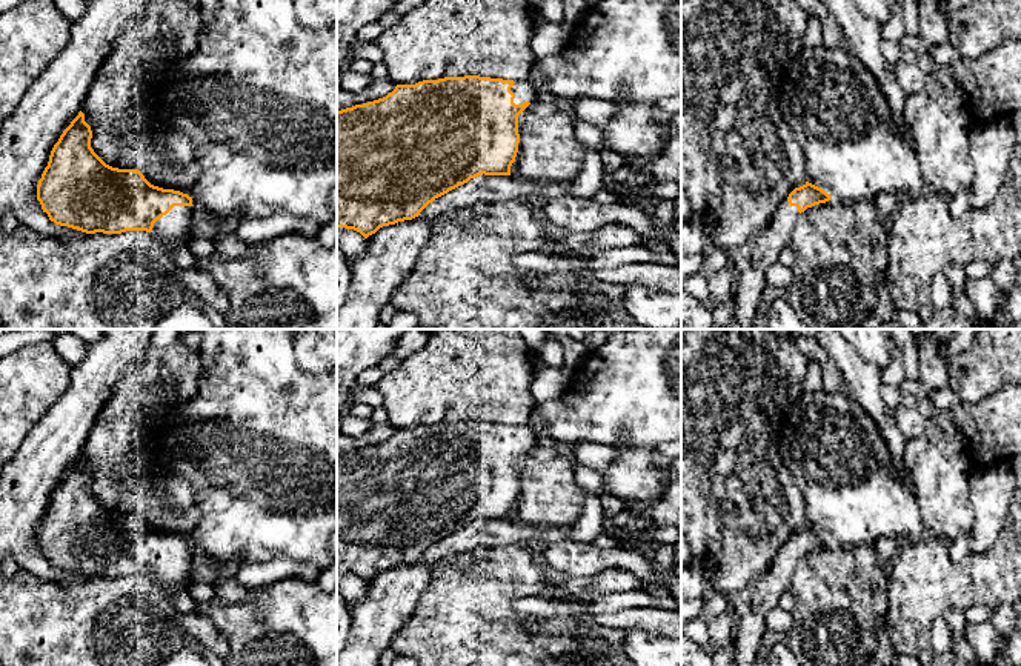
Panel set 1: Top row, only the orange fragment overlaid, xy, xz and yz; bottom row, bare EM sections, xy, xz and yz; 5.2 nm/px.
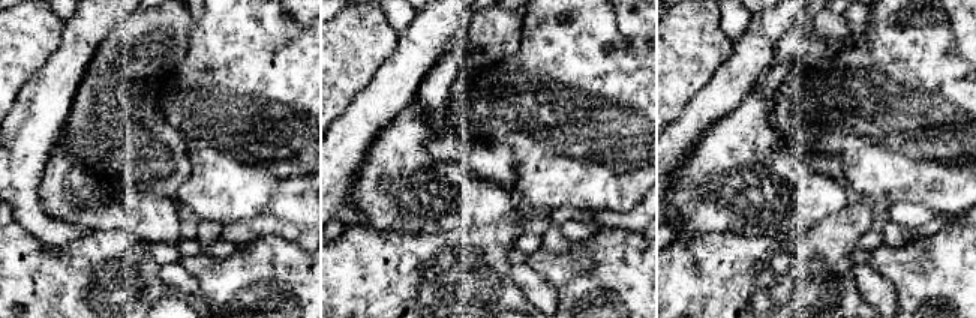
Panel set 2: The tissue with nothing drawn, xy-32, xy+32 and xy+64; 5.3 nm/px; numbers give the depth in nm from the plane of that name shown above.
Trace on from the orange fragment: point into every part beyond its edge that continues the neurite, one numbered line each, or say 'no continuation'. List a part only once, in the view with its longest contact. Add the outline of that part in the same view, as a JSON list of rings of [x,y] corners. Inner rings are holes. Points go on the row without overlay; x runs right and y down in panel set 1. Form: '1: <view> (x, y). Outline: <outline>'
1: xy (177, 566). Outline: [[[174,551],[166,560],[154,568],[152,578],[174,583],[189,583],[195,551]]]

